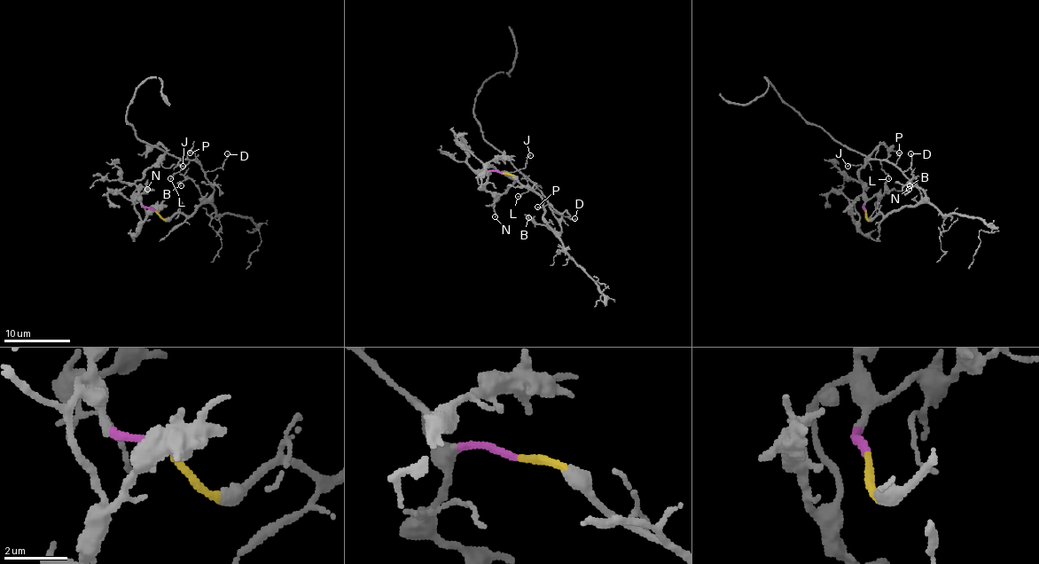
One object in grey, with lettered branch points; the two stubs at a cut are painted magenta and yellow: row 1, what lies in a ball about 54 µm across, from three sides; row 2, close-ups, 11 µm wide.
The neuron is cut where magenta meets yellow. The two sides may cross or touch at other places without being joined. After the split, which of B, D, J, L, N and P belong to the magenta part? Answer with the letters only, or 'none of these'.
J, N

